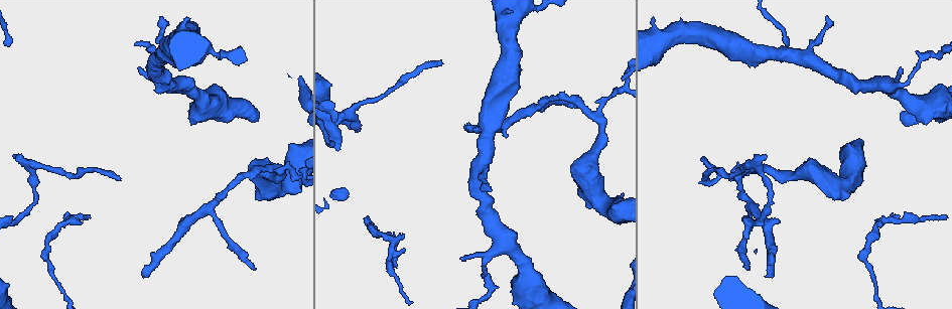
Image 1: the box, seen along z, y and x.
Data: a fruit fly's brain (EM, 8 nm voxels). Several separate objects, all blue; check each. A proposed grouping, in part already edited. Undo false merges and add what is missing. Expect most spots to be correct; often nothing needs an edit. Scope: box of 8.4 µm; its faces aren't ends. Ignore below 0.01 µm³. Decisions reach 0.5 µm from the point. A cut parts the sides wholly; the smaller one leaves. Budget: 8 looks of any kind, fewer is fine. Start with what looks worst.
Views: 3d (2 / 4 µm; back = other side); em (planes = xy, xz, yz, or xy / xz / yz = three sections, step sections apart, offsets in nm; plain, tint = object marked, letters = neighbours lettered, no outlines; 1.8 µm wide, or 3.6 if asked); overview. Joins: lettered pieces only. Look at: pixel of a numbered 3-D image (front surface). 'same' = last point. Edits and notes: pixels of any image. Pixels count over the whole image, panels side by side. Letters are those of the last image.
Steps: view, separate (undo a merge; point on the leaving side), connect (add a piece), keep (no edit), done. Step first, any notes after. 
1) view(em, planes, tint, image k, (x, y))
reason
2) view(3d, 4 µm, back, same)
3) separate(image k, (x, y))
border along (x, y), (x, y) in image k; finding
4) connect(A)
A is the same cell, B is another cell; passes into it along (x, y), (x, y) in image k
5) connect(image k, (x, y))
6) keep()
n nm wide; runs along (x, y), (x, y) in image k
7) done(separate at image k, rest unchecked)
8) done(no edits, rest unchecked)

view(em, planes, letters, image 1, (748, 270))

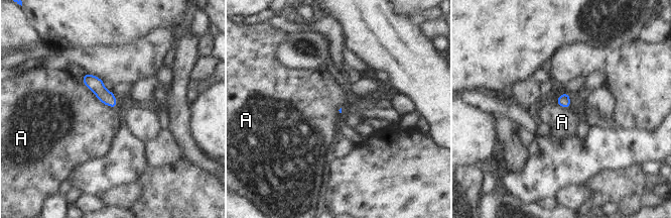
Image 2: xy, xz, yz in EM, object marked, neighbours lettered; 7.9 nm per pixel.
keep()
A is another cell; border along (102, 102), (115, 109) in image 2; no lettered piece goes on from it

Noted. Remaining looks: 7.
view(3d, 2 µm, back, image 1, (350, 116))
a fork

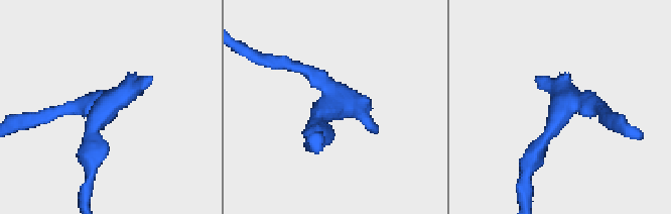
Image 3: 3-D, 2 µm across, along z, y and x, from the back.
view(em, xy, step 16, plain, image 3, (336, 102))
now the EM

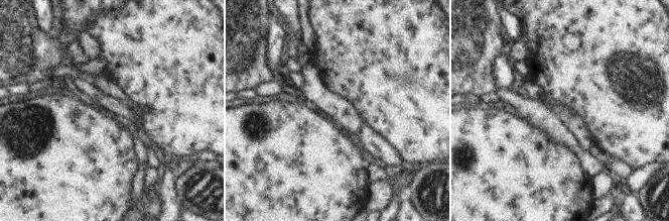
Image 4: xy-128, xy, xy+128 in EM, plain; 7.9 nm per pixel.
view(em, xy, step 16, letters, same)
see the neighbours

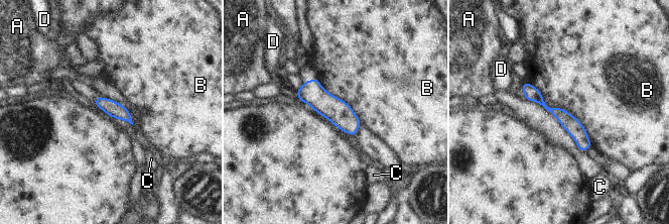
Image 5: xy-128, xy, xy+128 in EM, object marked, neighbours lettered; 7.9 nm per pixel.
keep()
B touches over 700 nm; A, B, C and D are other cells; all the same cell

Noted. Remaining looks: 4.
view(3d, 2 µm, image 1, (438, 63))
tapers out

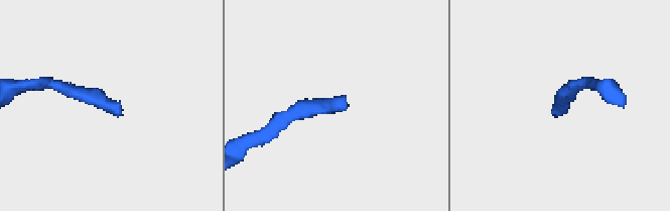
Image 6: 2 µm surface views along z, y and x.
view(em, xz, step 8, plain, image 6, (556, 103))
need the tissue

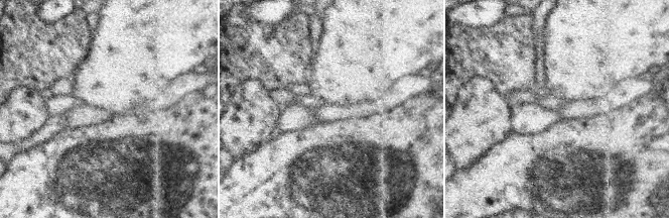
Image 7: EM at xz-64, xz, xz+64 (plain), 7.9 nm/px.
view(em, xz, step 8, letters, same)

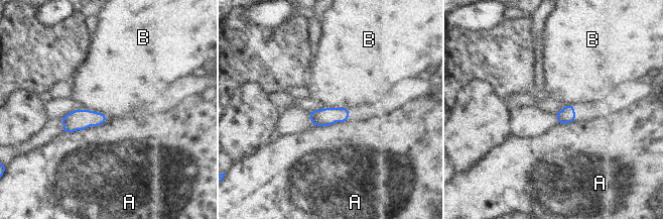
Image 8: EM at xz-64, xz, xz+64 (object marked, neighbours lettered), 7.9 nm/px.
keep()
A and B are other cells; border along (80, 108), (105, 114) in image 8; no lettered piece goes on from it

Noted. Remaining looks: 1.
done(no edits, rest unchecked)

